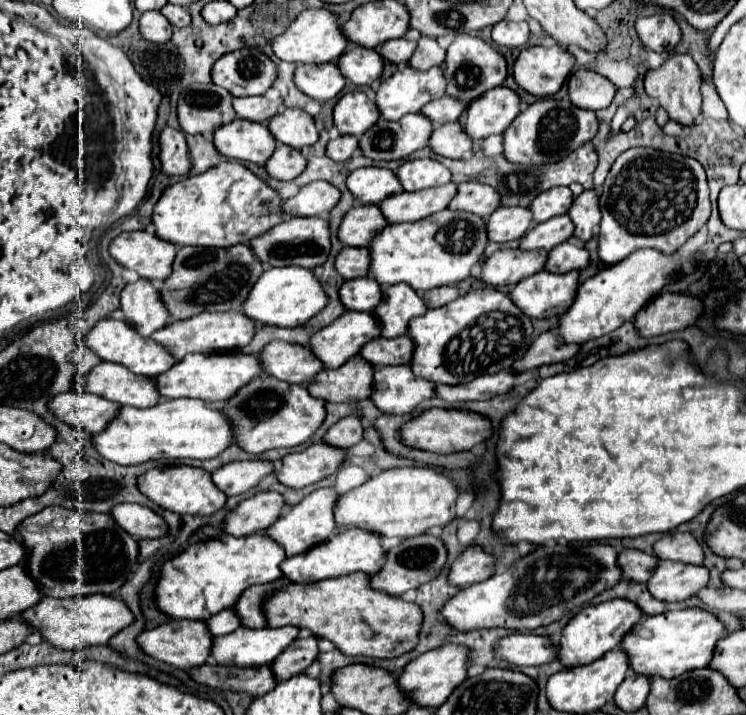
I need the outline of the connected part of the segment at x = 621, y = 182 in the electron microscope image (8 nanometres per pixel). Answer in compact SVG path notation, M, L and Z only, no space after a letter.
M630 148L622 152L604 182L600 198L600 260L616 264L638 248L658 248L664 254L678 250L708 222L708 194L704 166L694 158L666 154L654 148Z

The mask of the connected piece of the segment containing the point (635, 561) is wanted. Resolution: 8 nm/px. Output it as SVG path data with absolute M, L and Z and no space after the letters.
M622 550L618 556L618 566L622 572L636 582L646 582L650 574L654 574L658 562L660 558L654 558L654 554L642 550Z

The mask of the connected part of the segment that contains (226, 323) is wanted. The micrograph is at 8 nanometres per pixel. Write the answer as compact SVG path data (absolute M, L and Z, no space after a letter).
M202 312L188 320L170 322L162 330L154 332L152 338L162 346L166 346L178 360L182 360L186 354L192 352L212 354L212 352L242 350L254 338L254 334L256 334L256 322L250 322L250 318L246 318L240 312Z

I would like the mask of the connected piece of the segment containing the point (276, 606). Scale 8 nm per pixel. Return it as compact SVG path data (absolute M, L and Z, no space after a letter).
M346 574L342 578L320 580L314 584L290 584L274 592L266 600L268 626L310 628L318 638L336 644L348 656L396 658L410 652L418 644L418 626L422 626L422 610L416 602L374 590L368 574Z

